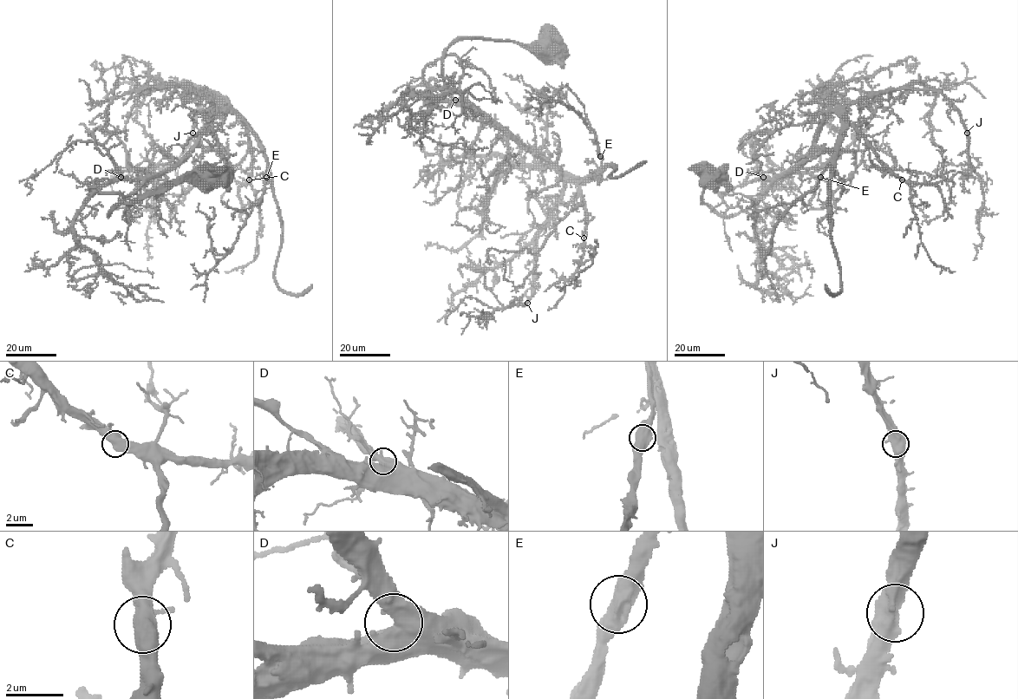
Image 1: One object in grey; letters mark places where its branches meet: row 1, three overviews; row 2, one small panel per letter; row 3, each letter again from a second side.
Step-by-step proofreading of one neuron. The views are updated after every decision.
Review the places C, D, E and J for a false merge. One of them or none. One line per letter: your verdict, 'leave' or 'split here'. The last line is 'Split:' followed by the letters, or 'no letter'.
C: leave
D: leave
E: leave
J: leave
Split: no letter

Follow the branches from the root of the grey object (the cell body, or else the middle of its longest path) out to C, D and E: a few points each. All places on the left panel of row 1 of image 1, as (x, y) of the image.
C: (212, 175), (166, 181), (108, 215), (225, 112), (244, 122), (249, 179)
D: (212, 175), (208, 171), (193, 172), (166, 181), (137, 199), (120, 203), (108, 215), (142, 182), (120, 177)
E: (212, 175), (193, 172), (166, 181), (108, 215), (177, 163), (225, 112), (238, 116), (256, 137), (266, 177)

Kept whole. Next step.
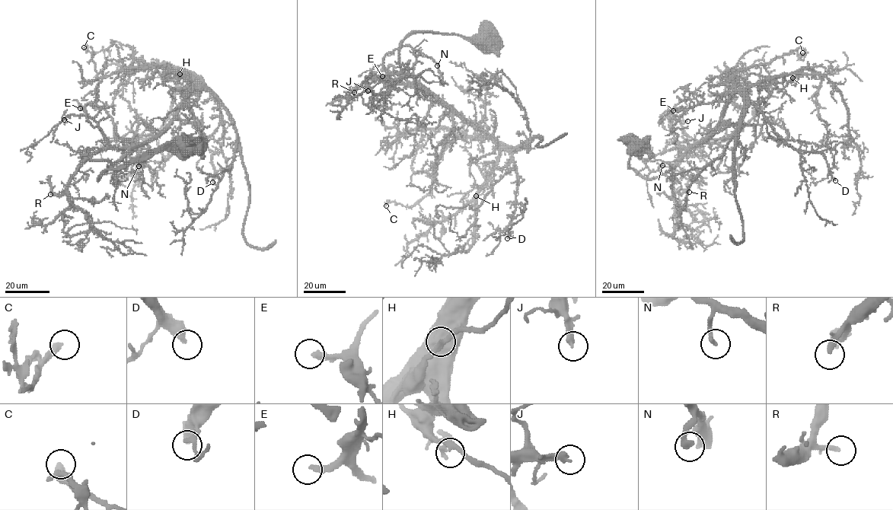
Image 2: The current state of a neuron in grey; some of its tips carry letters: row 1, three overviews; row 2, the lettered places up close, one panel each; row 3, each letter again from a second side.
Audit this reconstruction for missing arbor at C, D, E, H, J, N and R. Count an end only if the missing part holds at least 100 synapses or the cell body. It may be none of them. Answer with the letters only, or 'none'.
D

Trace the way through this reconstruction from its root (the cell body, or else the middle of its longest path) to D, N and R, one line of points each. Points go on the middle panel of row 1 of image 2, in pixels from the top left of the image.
D: (484, 39), (410, 34), (400, 47), (399, 64), (463, 119), (480, 127), (511, 154), (518, 181), (507, 238)
N: (484, 39), (410, 34), (400, 47), (400, 66), (427, 89), (403, 83), (383, 61), (410, 46), (437, 65)
R: (484, 39), (456, 34), (410, 34), (400, 47), (400, 66), (427, 89), (368, 77), (354, 92)

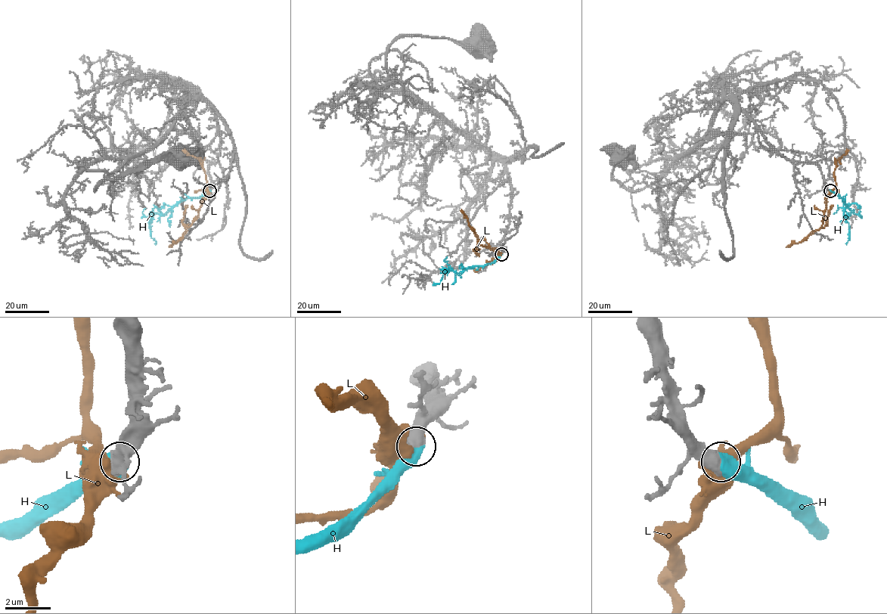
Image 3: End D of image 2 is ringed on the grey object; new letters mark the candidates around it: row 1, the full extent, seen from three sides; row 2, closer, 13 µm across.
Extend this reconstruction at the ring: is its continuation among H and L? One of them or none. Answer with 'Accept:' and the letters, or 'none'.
Accept: H

